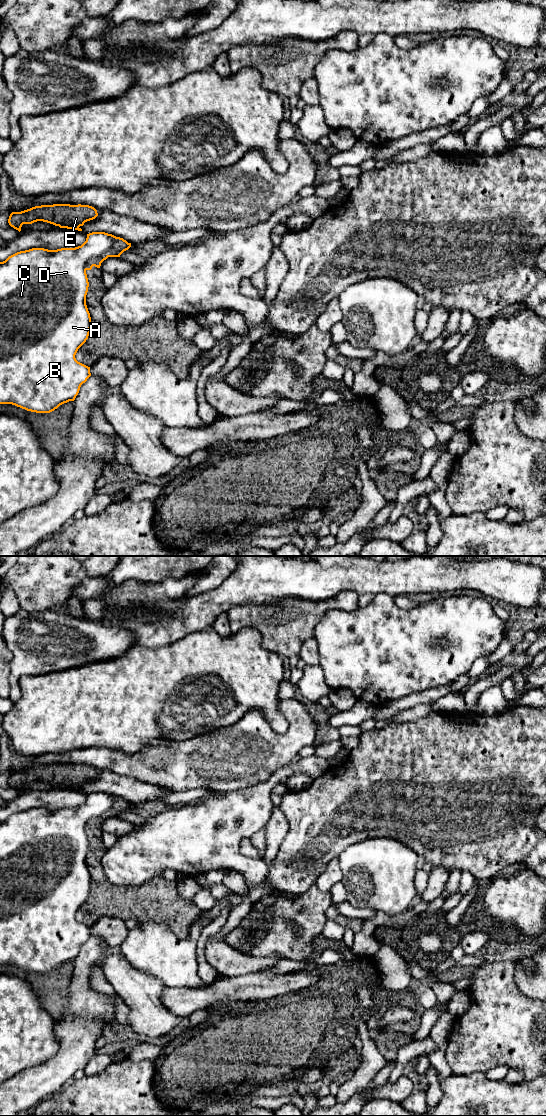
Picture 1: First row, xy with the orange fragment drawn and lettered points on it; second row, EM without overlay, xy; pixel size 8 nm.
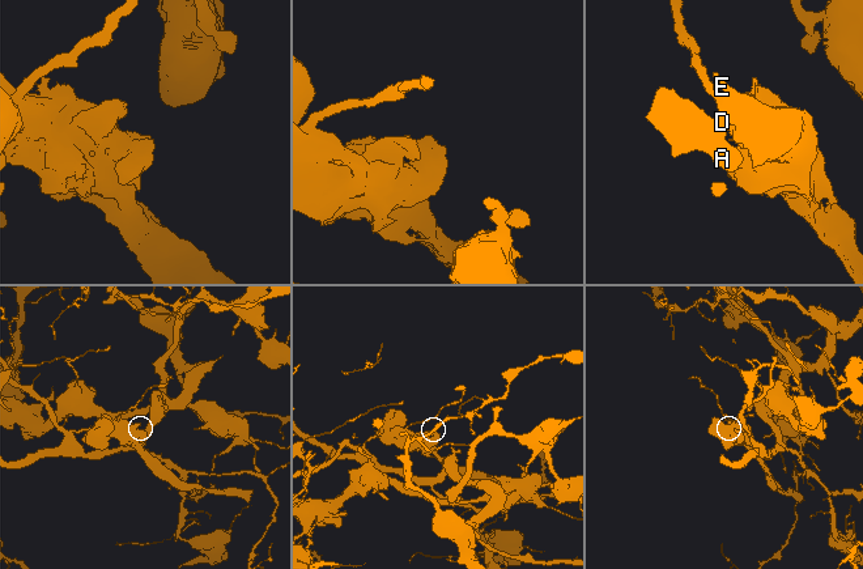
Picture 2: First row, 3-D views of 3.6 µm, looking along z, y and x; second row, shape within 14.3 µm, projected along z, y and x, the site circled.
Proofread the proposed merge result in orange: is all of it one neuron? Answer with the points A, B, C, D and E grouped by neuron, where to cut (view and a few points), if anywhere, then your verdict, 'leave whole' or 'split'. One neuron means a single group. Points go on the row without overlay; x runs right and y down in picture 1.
A B C D / E | xy (115, 796), (113, 804), (104, 813), (86, 823), (85, 830) | split

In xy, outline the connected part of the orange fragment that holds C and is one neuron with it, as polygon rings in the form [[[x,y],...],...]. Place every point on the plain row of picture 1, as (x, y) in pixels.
[[[92,792],[87,794],[86,801],[81,806],[75,808],[57,810],[32,808],[17,812],[0,822],[0,964],[12,964],[36,973],[50,973],[60,965],[75,960],[81,945],[91,936],[90,927],[78,922],[75,918],[78,909],[88,899],[91,888],[91,877],[86,865],[89,842],[85,825],[90,819],[107,813],[114,803],[114,797],[105,792]]]

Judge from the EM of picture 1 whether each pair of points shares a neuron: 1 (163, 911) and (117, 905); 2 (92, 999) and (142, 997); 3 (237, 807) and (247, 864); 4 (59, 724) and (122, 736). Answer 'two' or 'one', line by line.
1: one
2: two
3: one
4: one

